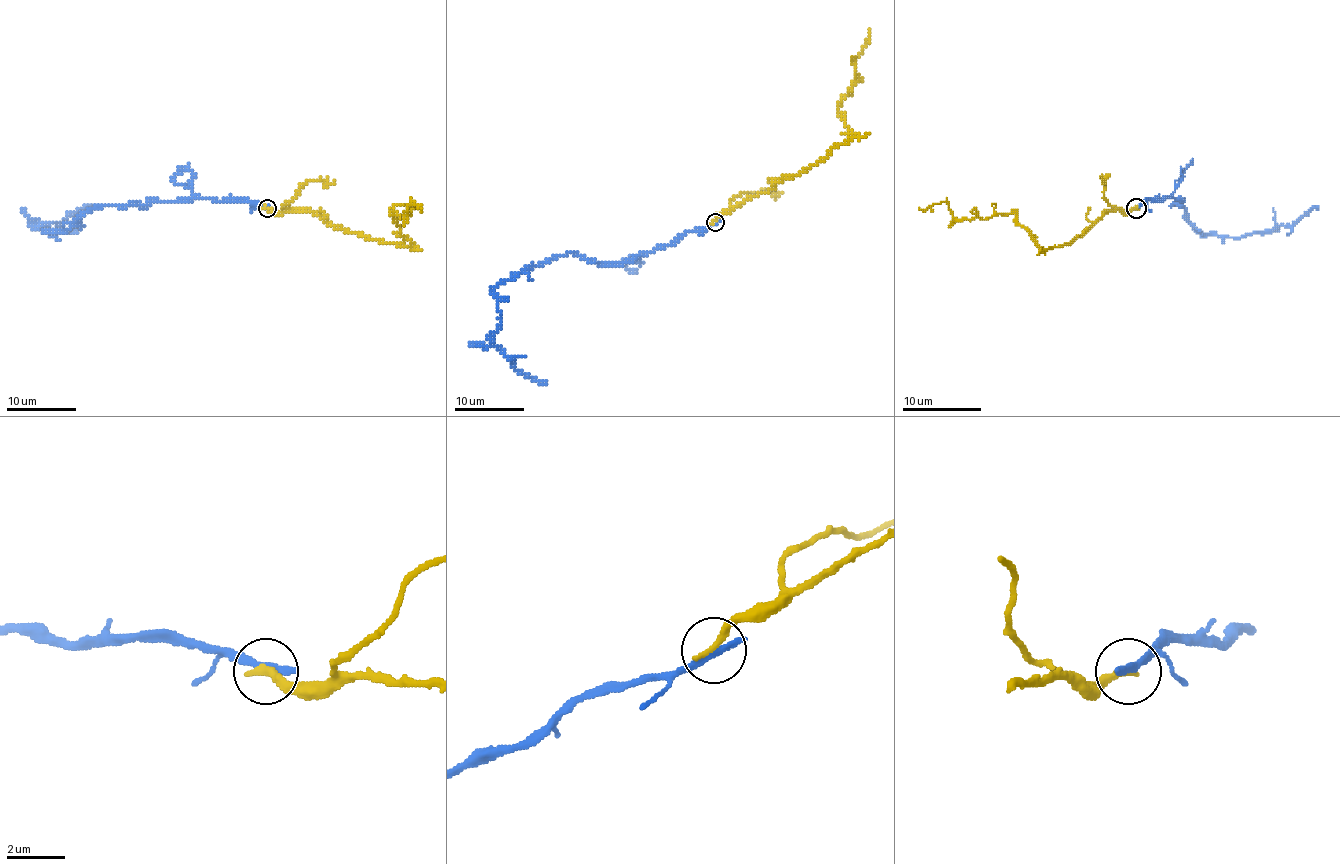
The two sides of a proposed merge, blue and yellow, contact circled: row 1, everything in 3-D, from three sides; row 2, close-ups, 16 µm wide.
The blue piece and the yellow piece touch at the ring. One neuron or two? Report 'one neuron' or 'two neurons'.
two neurons

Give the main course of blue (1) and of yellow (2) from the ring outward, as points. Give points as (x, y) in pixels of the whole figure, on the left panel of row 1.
1: (267, 207), (236, 200), (149, 200), (100, 206), (67, 228), (46, 232), (52, 233), (45, 228), (99, 206)
2: (267, 207), (311, 211), (332, 225), (368, 239), (410, 246), (391, 213), (406, 218), (412, 202), (420, 207)

